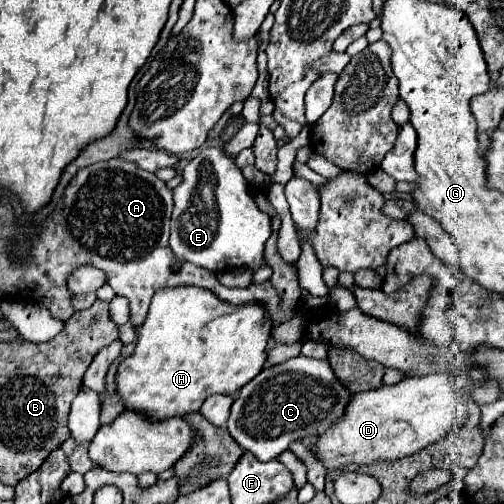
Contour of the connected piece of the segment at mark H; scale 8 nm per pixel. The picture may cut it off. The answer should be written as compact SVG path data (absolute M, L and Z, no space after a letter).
M178 285L176 289L160 289L154 293L148 317L138 329L138 343L130 357L126 357L116 375L116 389L124 399L126 407L146 413L150 417L166 419L174 415L186 415L200 409L208 395L222 393L234 395L242 385L252 381L266 363L266 345L272 335L272 319L260 303L244 303L233 306L196 285Z

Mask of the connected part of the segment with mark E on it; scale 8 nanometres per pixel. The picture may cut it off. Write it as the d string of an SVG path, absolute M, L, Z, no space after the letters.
M204 147L196 159L192 159L182 171L182 183L174 189L174 211L170 223L170 247L174 255L182 261L190 261L198 267L210 269L214 273L246 267L256 271L266 265L264 243L272 235L272 219L258 209L254 203L248 183L236 165L234 157L224 153L224 147Z

